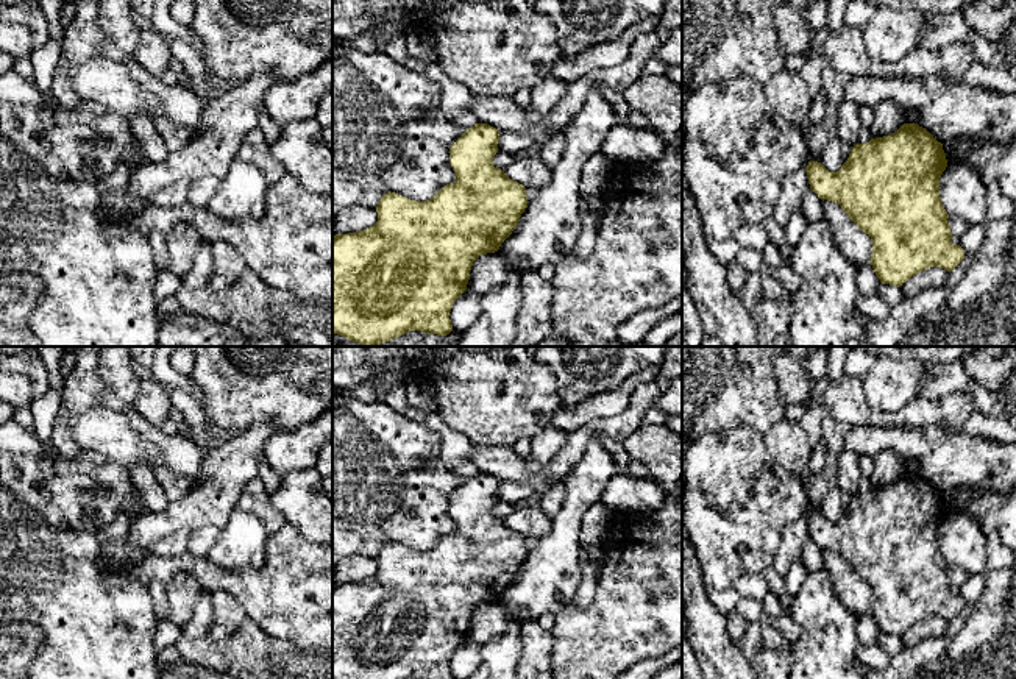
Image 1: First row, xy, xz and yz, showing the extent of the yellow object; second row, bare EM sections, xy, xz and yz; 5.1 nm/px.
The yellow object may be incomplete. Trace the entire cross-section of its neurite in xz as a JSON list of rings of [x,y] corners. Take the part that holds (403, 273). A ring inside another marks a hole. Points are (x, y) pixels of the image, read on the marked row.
[[[487,123],[468,128],[449,148],[456,181],[442,187],[431,200],[409,200],[387,192],[381,197],[378,222],[357,233],[332,236],[332,334],[354,343],[378,347],[409,331],[446,336],[453,331],[449,312],[467,290],[473,262],[499,250],[528,208],[526,187],[493,165],[499,131]]]

